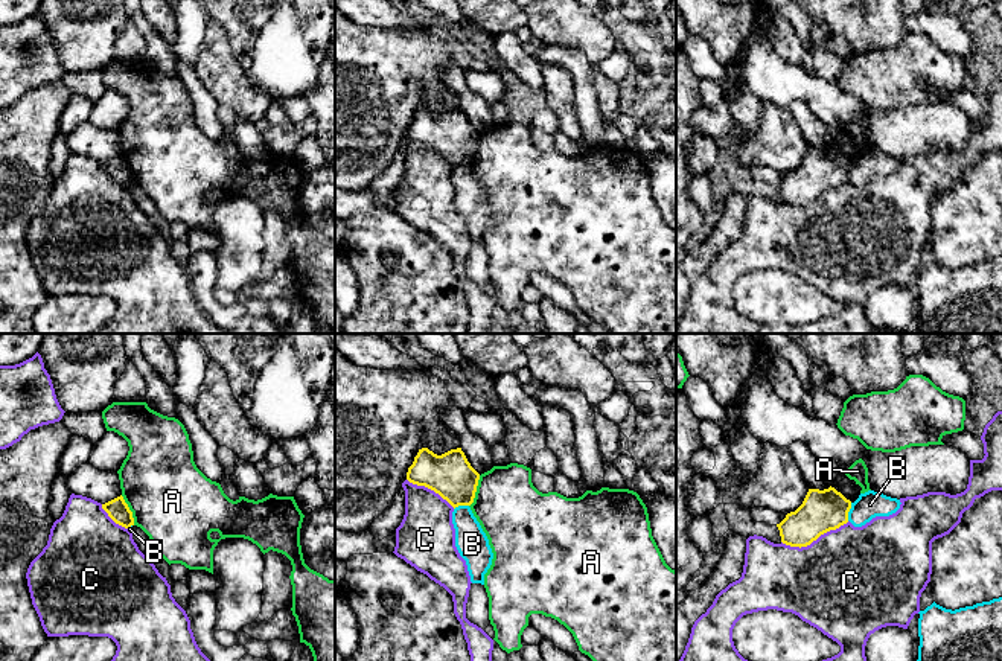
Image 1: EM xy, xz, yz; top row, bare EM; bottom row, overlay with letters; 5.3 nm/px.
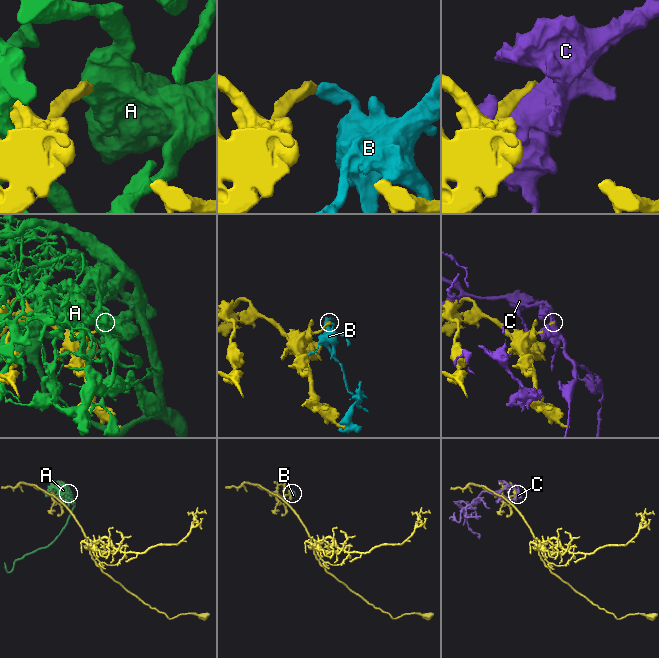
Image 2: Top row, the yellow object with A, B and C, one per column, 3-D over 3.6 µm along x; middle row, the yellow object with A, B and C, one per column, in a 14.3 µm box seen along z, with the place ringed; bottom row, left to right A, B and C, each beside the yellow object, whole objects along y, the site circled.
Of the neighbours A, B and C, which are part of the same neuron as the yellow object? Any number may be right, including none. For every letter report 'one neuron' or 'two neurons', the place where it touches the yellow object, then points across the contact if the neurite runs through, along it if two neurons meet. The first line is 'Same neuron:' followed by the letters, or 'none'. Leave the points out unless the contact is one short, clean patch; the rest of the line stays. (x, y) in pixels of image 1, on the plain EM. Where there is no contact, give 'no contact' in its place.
Same neuron: none
A: two neurons; meets yellow in xz at (475, 150)
B: two neurons; meets yellow in yz at (847, 171); border along yz (852, 162), (847, 178)
C: two neurons; meets yellow in yz at (815, 198)

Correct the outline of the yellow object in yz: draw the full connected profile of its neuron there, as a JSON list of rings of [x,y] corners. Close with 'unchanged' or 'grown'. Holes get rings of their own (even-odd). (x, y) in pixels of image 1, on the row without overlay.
[[[834,146],[809,148],[803,163],[777,183],[781,201],[790,206],[807,206],[821,193],[848,181],[851,160]]] | unchanged

